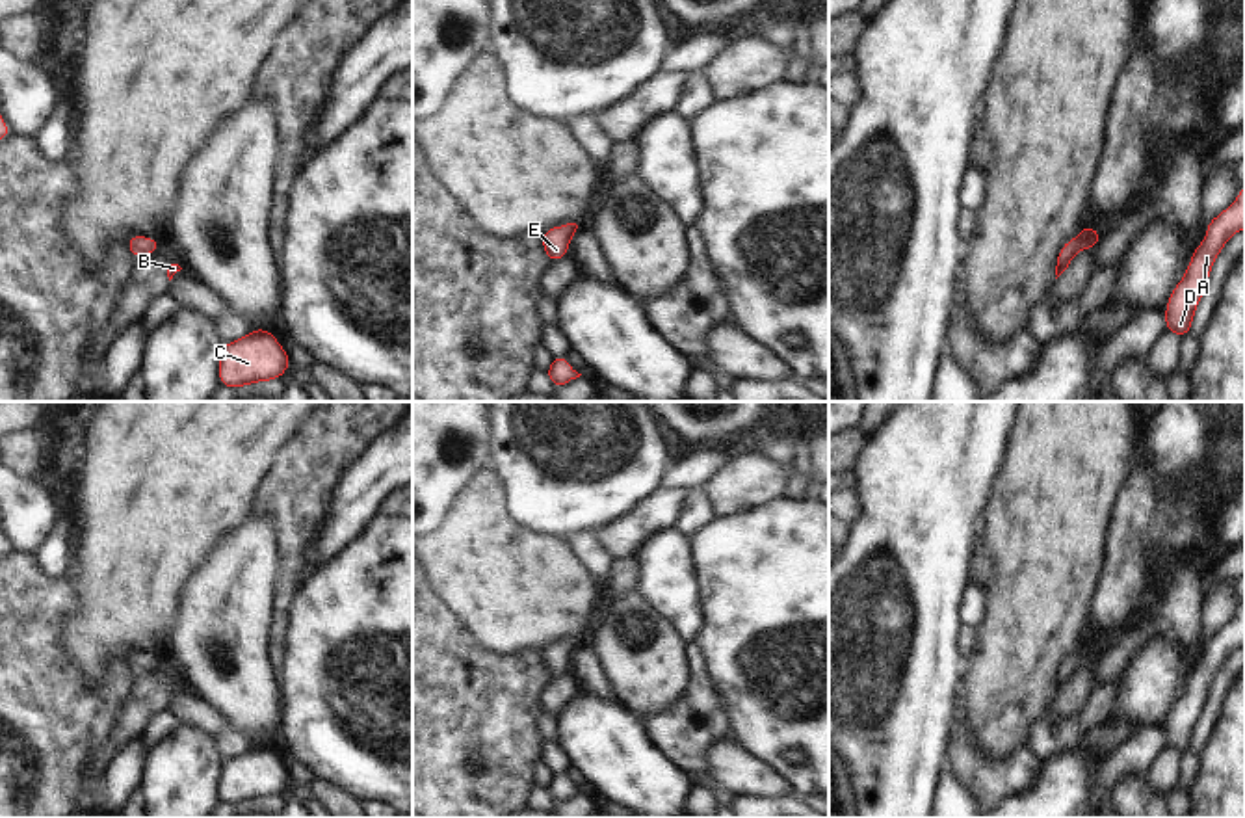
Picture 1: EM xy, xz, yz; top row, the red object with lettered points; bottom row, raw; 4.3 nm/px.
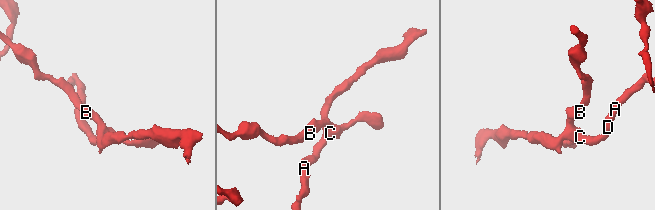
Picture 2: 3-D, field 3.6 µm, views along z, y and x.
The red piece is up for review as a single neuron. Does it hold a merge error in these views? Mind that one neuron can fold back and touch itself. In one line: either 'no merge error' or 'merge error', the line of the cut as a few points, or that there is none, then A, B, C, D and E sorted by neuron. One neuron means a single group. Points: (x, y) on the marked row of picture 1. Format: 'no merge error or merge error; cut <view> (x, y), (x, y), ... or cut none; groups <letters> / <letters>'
no merge error; cut none; groups A B C D E

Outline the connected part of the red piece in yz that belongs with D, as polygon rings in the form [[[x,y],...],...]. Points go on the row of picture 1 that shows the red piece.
[[[1245,184],[1238,199],[1206,227],[1206,240],[1193,249],[1184,279],[1174,286],[1165,309],[1165,329],[1180,338],[1189,335],[1195,309],[1208,286],[1208,275],[1228,238],[1245,229]]]

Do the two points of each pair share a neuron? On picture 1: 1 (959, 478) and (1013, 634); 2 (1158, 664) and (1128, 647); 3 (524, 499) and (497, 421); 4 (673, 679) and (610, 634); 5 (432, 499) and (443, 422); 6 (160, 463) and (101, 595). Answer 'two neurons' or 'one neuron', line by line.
1: two neurons
2: two neurons
3: one neuron
4: one neuron
5: one neuron
6: one neuron

